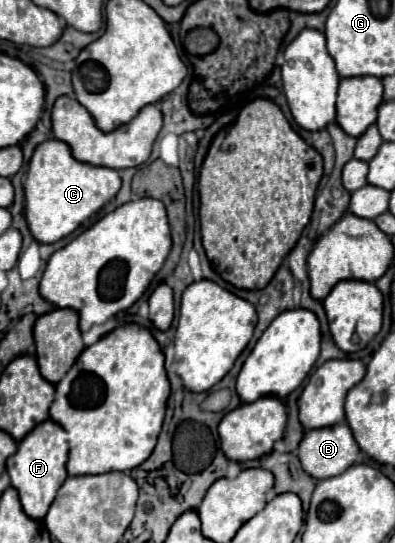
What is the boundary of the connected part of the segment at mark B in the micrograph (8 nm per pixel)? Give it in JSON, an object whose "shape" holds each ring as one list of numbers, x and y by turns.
{"shape":[[347,423,305,431,299,445,299,461,313,479,341,475,357,461,359,447]]}

